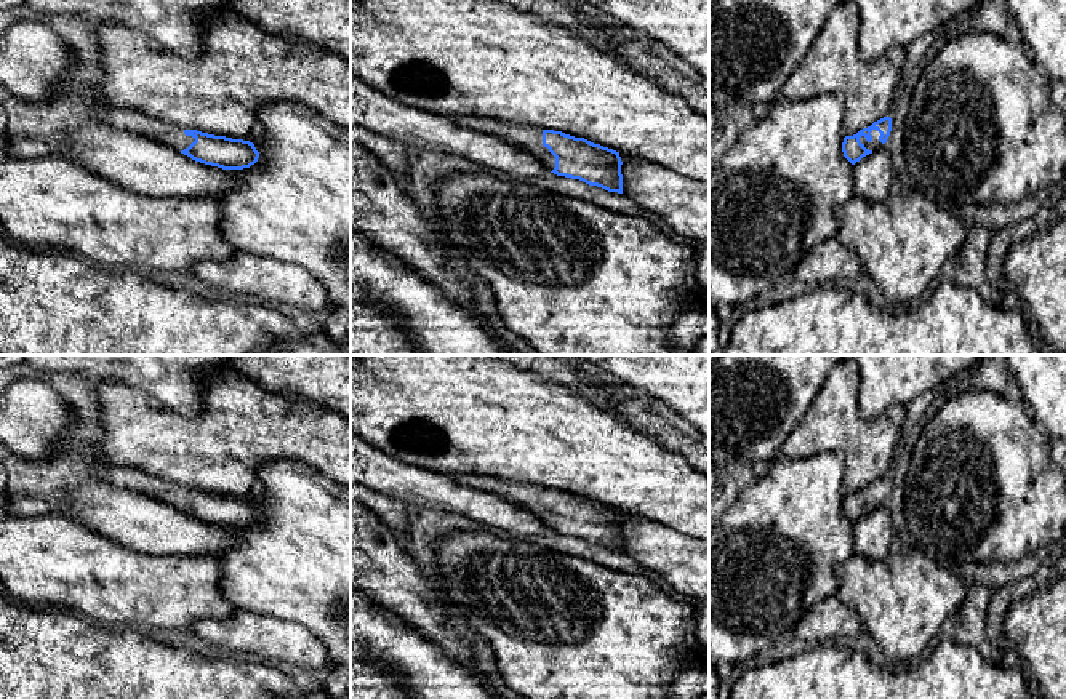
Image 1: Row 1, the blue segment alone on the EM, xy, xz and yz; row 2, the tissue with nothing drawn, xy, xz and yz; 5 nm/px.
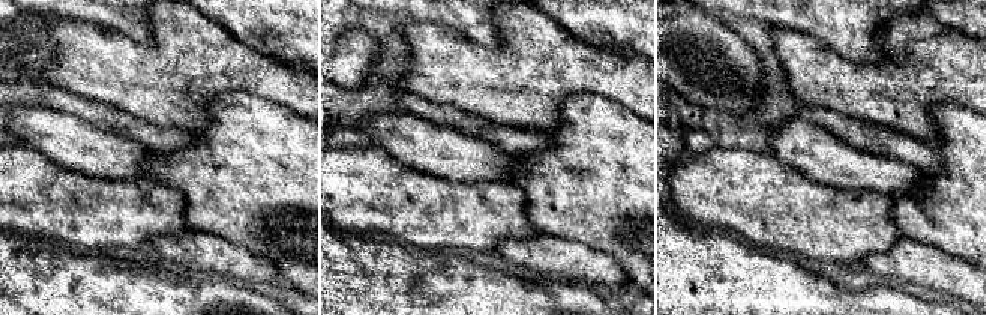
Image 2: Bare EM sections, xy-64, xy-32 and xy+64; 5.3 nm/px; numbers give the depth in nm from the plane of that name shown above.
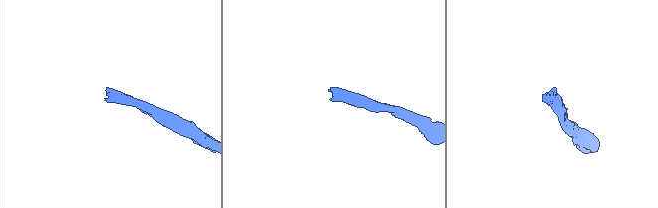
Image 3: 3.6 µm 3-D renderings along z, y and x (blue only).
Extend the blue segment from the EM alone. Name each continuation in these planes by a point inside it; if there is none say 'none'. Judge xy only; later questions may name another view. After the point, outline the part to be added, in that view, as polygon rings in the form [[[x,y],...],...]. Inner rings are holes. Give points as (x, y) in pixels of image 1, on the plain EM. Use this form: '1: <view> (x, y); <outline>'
1: xy (172, 493); [[[99,465],[98,477],[104,483],[144,493],[154,499],[171,504],[179,510],[187,507],[195,499],[195,496],[184,493],[184,486],[149,475],[133,467]]]

